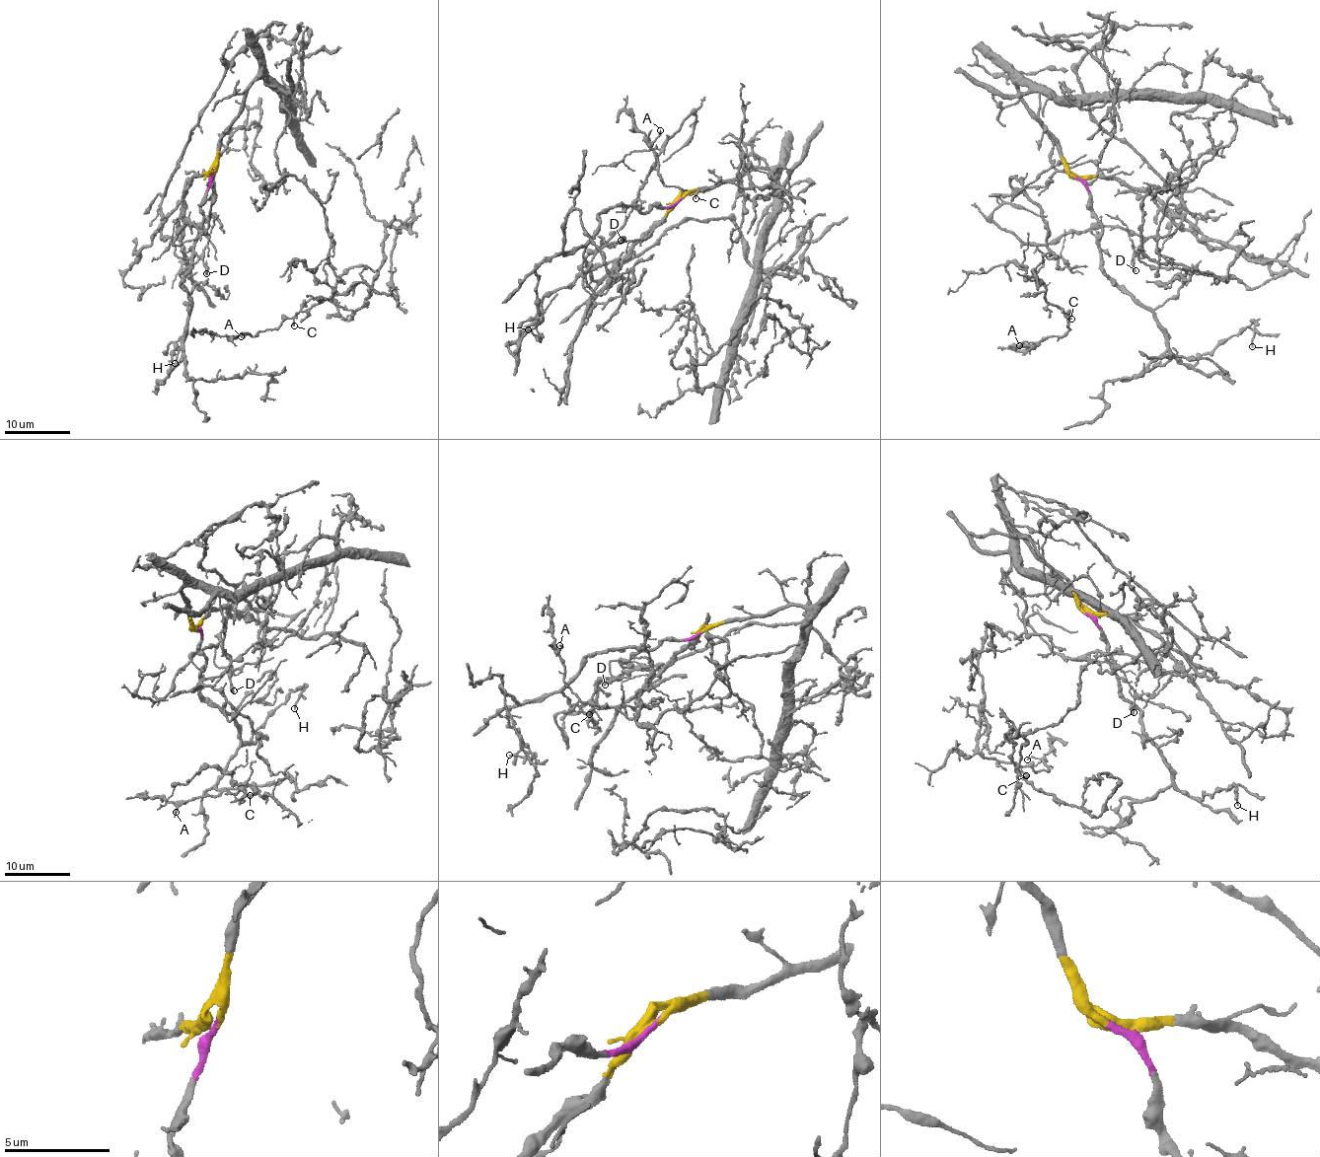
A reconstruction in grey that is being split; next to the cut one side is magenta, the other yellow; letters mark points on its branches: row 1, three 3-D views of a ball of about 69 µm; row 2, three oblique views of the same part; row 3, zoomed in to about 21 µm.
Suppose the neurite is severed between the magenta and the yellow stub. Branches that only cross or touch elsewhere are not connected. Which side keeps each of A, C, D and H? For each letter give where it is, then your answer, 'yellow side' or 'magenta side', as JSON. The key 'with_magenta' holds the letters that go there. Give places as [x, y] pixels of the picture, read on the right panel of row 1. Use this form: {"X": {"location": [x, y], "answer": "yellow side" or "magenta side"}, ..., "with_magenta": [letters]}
{"A": {"location": [1019, 345], "answer": "yellow side"}, "C": {"location": [1071, 319], "answer": "yellow side"}, "D": {"location": [1136, 270], "answer": "yellow side"}, "H": {"location": [1252, 346], "answer": "magenta side"}, "with_magenta": ["H"]}

